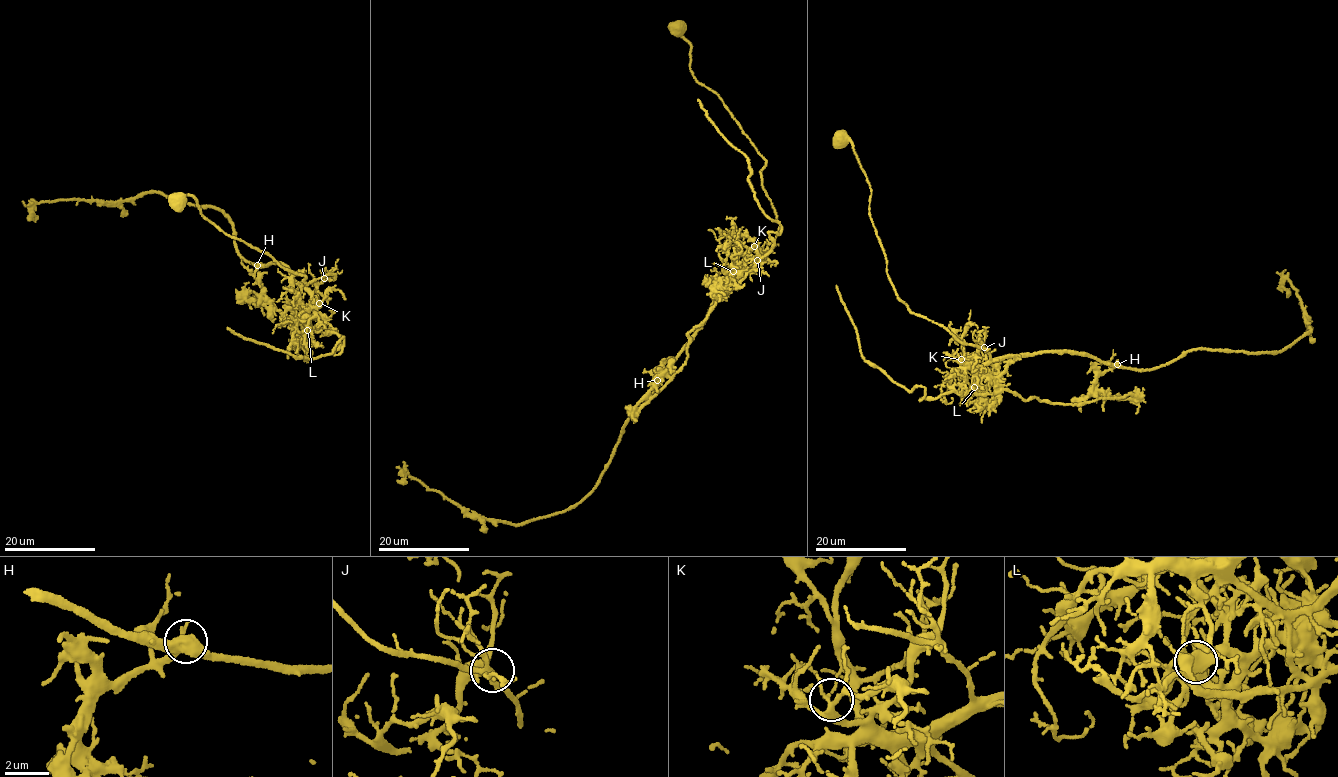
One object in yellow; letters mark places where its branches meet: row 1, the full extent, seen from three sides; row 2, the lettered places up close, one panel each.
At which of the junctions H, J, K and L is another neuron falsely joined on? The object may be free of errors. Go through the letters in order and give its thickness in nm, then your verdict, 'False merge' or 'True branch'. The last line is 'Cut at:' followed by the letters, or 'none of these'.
H: Thickness 440 nm. True branch
J: Thickness 240 nm. True branch
K: Thickness 240 nm. True branch
L: Thickness 240 nm. False merge
Cut at: L

